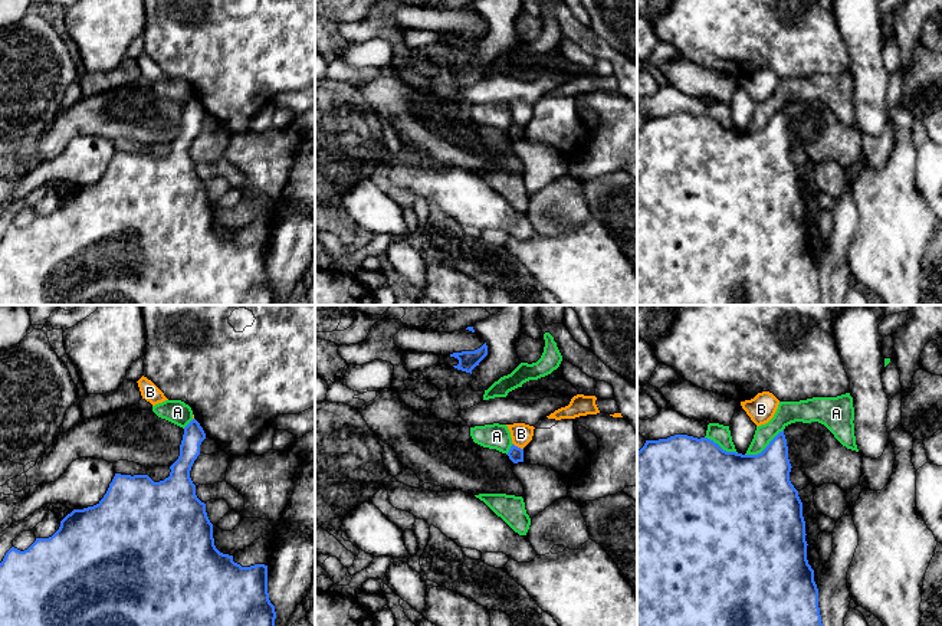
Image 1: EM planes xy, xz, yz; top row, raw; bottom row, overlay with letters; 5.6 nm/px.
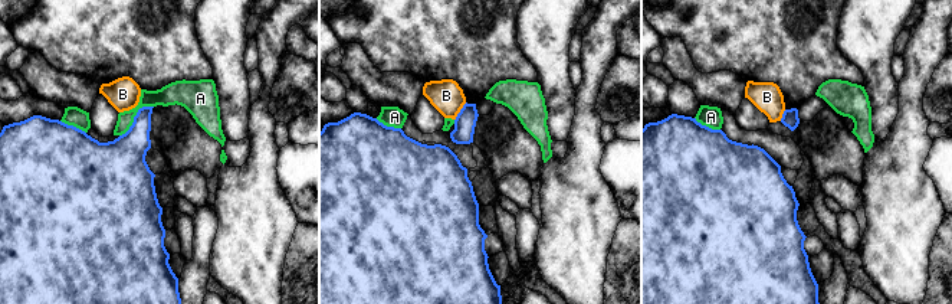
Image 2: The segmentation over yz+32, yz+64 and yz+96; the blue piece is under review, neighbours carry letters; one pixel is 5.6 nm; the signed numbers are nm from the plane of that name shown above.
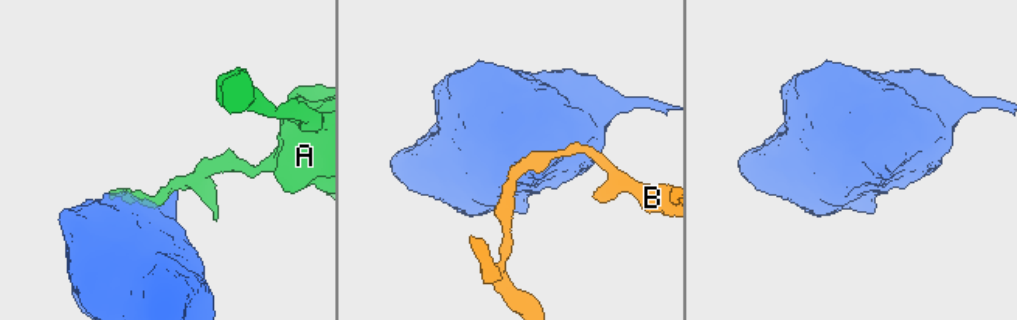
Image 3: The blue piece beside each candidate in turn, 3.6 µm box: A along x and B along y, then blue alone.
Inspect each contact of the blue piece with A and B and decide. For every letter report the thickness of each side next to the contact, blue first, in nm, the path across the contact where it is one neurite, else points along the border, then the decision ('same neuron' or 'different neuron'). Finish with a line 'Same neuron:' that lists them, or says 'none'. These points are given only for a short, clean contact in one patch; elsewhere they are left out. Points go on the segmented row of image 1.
A: calibres 420 and 130 nm; different neuron
B: calibres 90 and 120 nm; border xz (514, 443), (522, 449); different neuron
Same neuron: none

